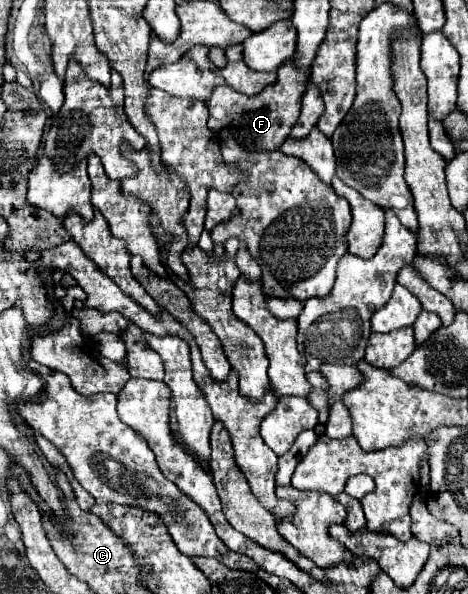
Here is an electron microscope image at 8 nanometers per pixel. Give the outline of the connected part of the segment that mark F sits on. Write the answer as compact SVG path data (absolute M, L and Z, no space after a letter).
M295 57L285 61L277 69L277 81L263 89L257 97L247 97L231 89L229 85L221 85L213 91L207 107L209 107L209 129L223 131L229 129L235 139L251 151L275 151L289 137L291 127L297 123L301 113L301 97L307 91L311 81L309 73L301 73L295 67Z

